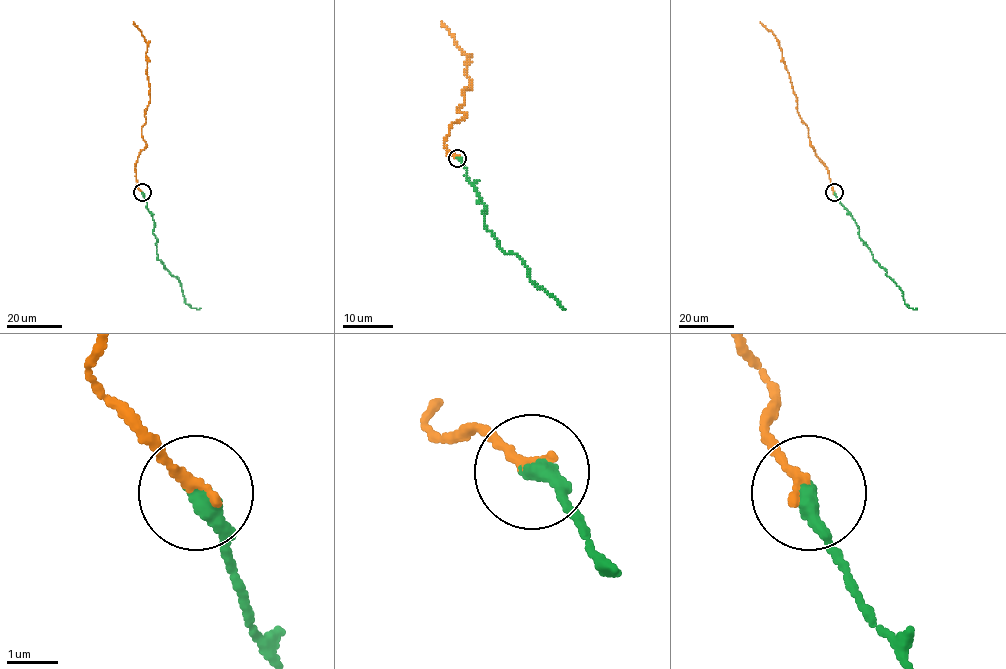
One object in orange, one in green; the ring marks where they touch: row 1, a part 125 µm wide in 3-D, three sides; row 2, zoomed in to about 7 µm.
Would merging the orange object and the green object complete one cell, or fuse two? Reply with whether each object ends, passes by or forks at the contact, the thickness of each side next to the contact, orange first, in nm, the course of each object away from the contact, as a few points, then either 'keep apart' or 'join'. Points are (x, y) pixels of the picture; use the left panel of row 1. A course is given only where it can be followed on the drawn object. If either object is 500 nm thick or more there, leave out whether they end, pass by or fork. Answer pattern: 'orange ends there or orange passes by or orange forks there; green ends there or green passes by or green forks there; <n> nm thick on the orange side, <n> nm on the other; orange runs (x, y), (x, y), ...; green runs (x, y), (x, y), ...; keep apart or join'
orange ends there; green ends there; 220 nm thick on the orange side, 360 nm on the other; orange runs (142, 193), (136, 186), (135, 167), (146, 144), (141, 128), (150, 99), (148, 44), (133, 22); green runs (142, 193), (153, 221), (158, 259), (178, 278), (186, 303), (200, 308); join

